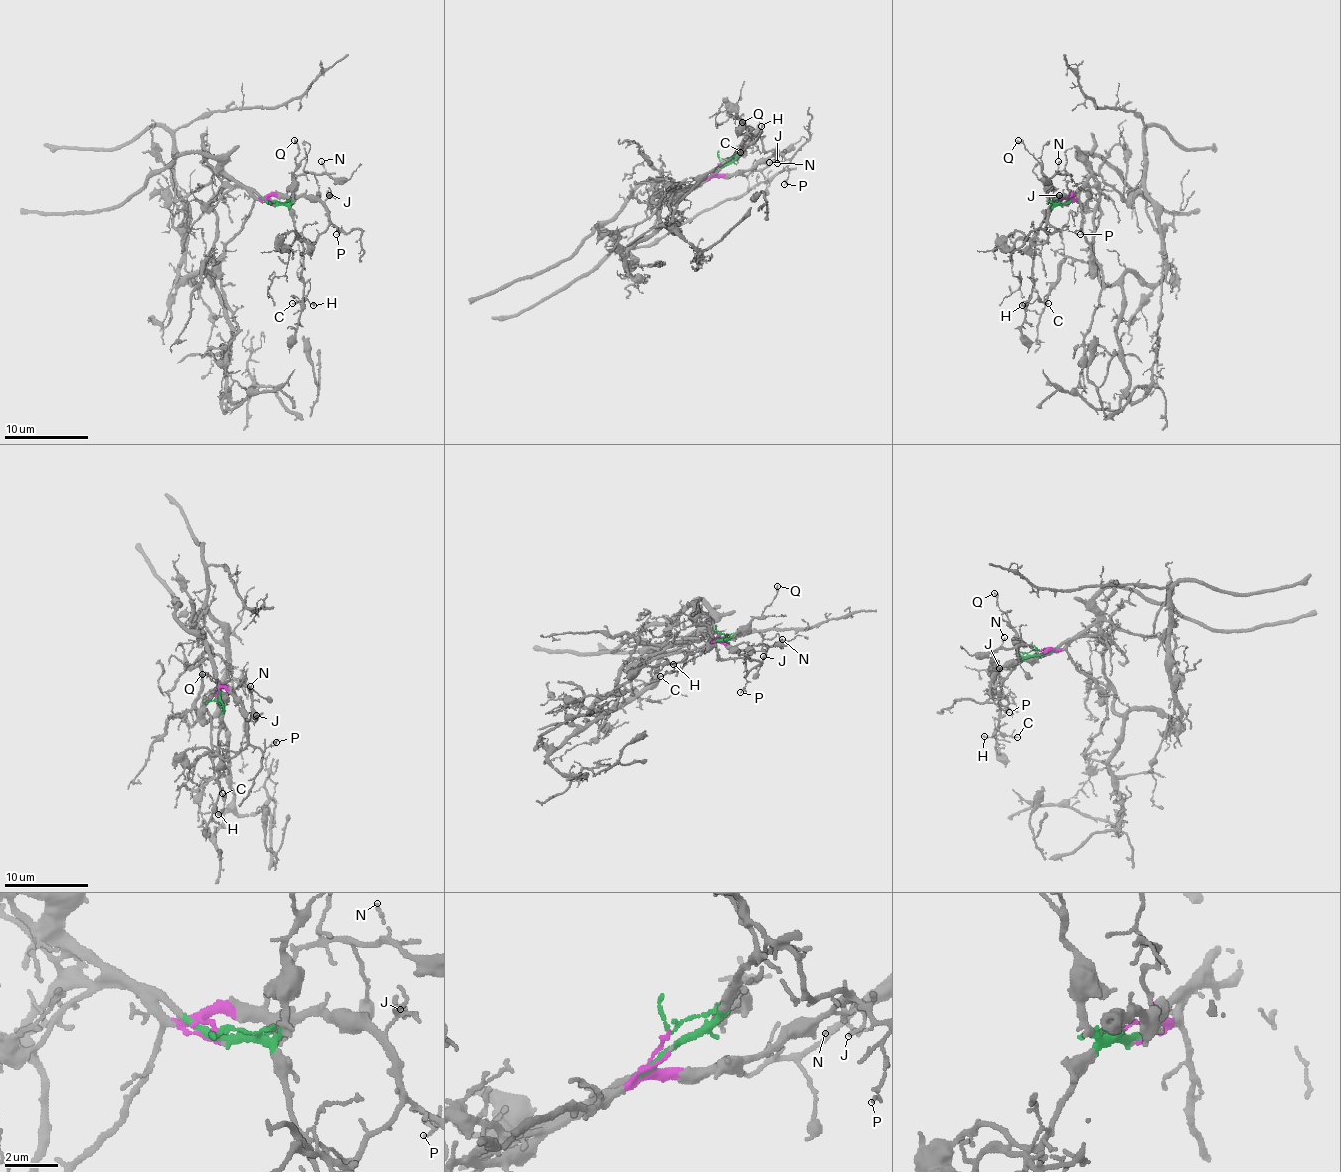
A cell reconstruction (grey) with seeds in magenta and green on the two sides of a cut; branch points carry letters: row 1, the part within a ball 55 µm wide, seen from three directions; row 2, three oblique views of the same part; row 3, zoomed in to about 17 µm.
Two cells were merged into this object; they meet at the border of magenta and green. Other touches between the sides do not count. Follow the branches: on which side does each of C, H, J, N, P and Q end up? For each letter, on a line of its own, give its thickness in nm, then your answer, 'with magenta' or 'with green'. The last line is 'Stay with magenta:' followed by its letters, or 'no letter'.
C: 90 nm | with green
H: 120 nm | with green
J: 140 nm | with magenta
N: 90 nm | with magenta
P: 60 nm | with magenta
Q: 160 nm | with green
Stay with magenta: J, N, P

